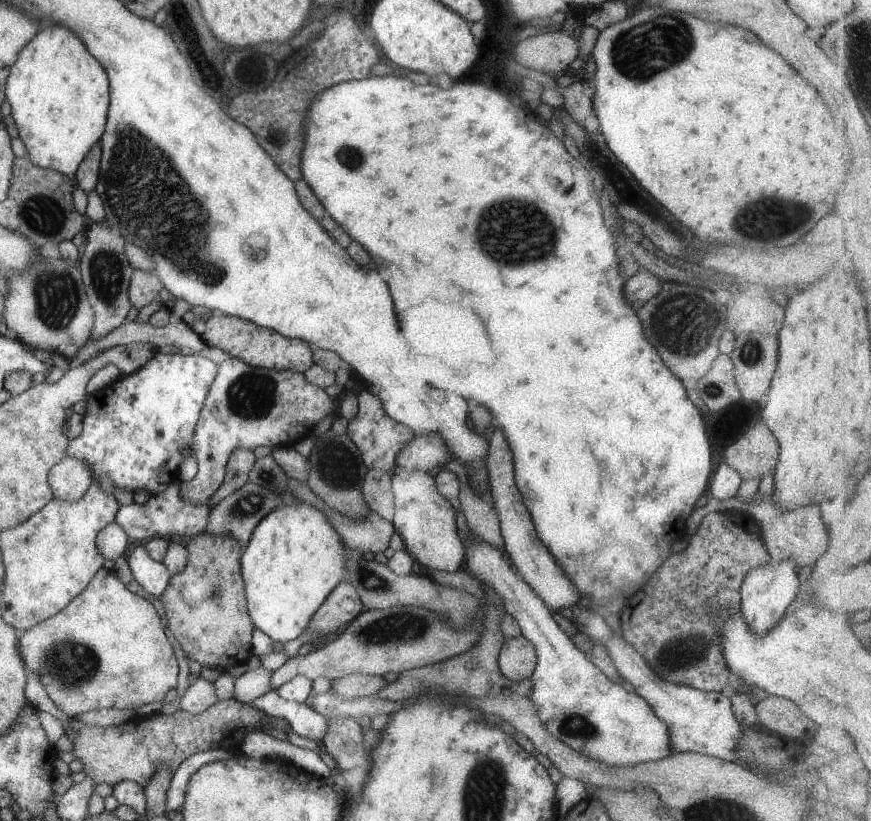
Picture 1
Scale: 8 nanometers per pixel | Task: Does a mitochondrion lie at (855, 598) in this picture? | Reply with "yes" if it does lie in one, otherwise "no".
no

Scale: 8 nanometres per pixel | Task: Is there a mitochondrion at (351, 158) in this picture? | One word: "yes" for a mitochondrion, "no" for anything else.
yes

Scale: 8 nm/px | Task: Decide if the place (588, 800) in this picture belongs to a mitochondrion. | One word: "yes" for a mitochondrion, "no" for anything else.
no

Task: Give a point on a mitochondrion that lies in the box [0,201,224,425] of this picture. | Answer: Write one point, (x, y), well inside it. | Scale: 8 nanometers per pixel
(59, 300)

